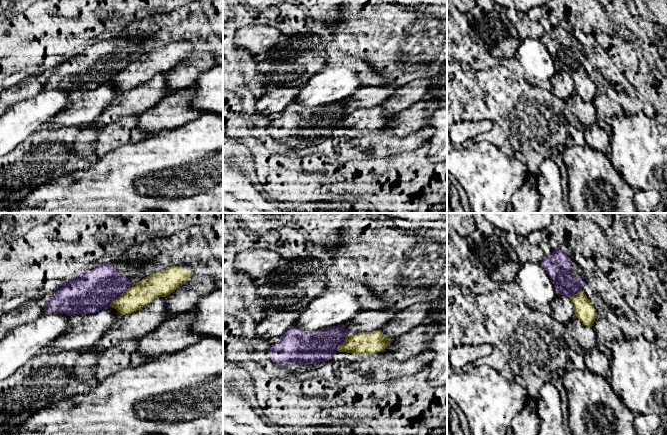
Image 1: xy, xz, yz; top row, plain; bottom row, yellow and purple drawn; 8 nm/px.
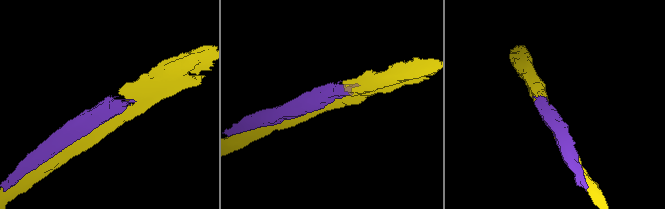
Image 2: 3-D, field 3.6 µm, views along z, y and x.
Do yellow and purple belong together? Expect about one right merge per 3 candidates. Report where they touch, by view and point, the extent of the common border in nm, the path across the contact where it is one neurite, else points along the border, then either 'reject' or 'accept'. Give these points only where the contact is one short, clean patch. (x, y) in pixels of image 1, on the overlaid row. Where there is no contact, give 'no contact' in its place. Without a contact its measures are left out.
meets yellow in xy at (120, 295); contact 220 nm long; reject

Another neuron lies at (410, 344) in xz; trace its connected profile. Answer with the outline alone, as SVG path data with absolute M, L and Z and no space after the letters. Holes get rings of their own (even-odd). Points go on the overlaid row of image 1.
M421 324L409 332L394 339L385 349L392 360L405 361L425 350L433 336L444 331L447 324Z

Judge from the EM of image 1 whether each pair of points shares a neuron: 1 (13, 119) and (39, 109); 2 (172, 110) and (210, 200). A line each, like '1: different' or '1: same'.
1: same
2: different

